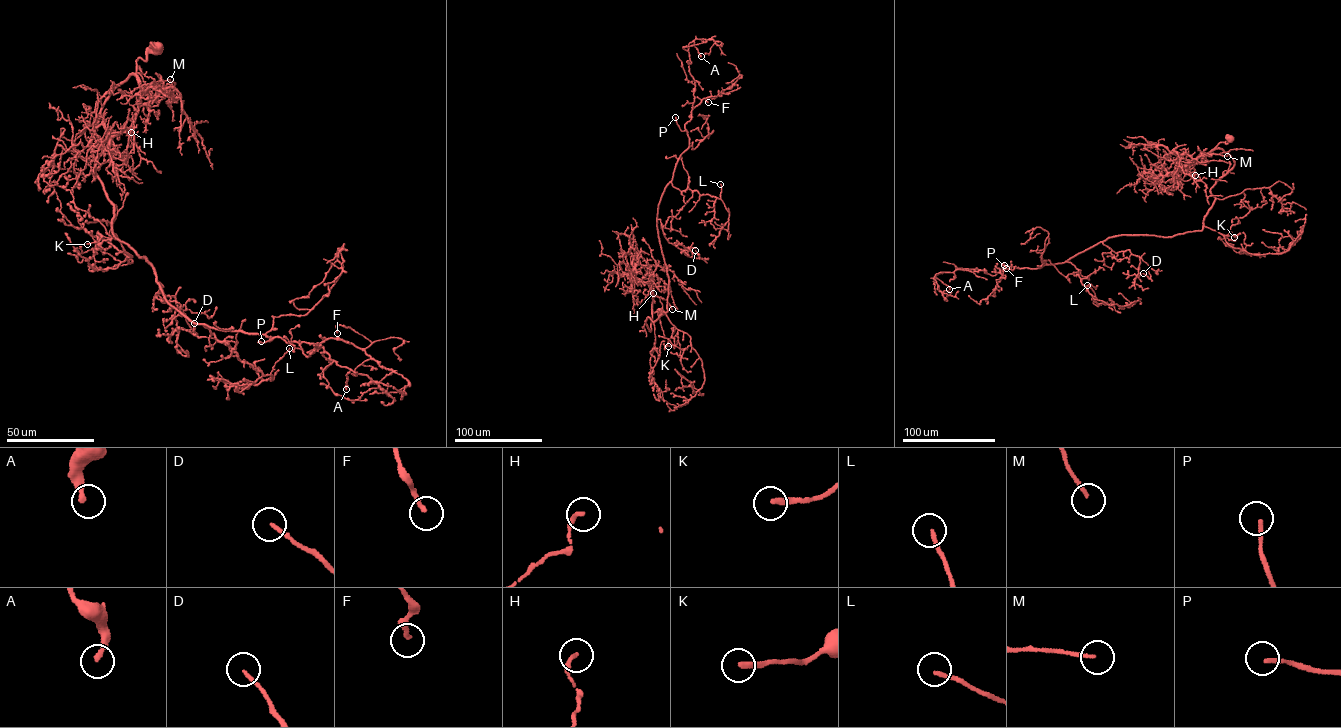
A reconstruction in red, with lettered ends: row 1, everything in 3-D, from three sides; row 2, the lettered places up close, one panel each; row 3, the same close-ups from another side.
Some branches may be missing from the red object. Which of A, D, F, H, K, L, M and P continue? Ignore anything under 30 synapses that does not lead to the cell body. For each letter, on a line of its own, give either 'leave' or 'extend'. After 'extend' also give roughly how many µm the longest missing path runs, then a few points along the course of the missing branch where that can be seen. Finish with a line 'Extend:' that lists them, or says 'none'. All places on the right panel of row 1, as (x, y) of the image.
A: leave
D: leave
F: leave
H: leave
K: leave
L: leave
M: leave
P: extend; about 40 µm are missing; missing branch runs (1004, 265), (974, 262)
Extend: P

